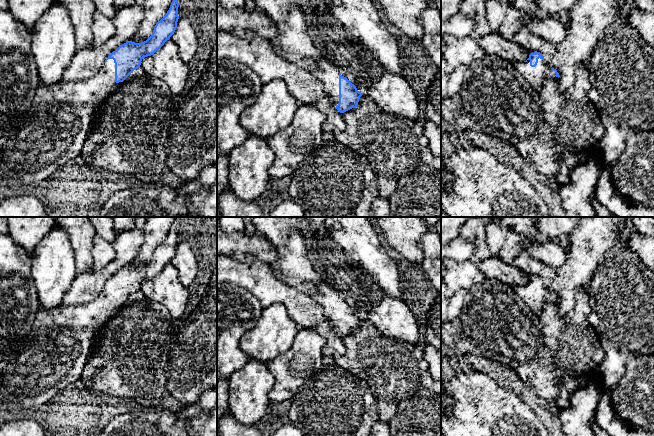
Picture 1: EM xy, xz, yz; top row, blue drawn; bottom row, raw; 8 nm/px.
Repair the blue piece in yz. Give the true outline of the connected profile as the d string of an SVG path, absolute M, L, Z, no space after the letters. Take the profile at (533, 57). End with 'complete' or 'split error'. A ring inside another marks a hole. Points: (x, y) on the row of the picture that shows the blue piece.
M540 52L531 53L524 62L516 62L515 69L537 92L541 90L546 79L559 77L556 69L545 64Z | split error

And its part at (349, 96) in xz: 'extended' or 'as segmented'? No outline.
extended

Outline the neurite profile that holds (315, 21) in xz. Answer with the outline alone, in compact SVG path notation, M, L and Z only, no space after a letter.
M303 12L305 22L309 25L309 37L314 46L323 54L324 59L338 69L357 90L366 93L369 86L386 70L378 59L368 51L352 34L331 14L322 12Z

